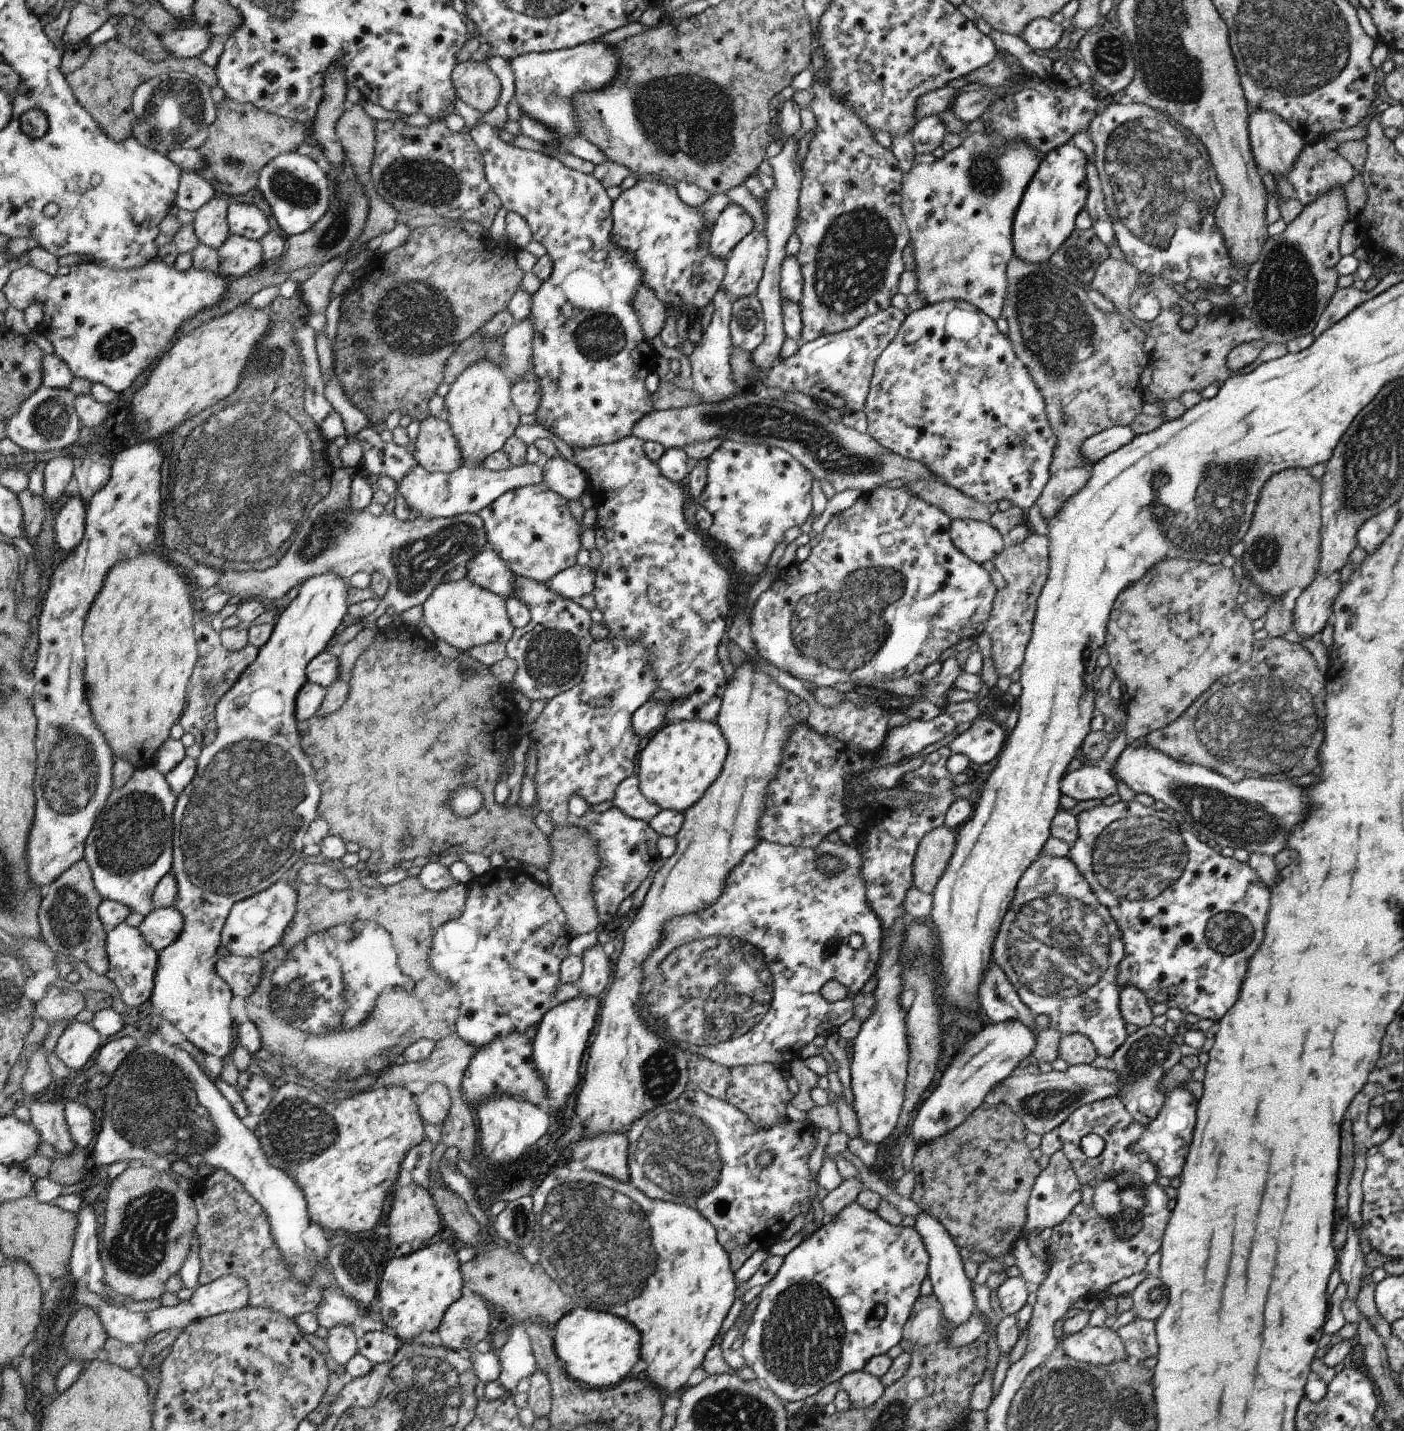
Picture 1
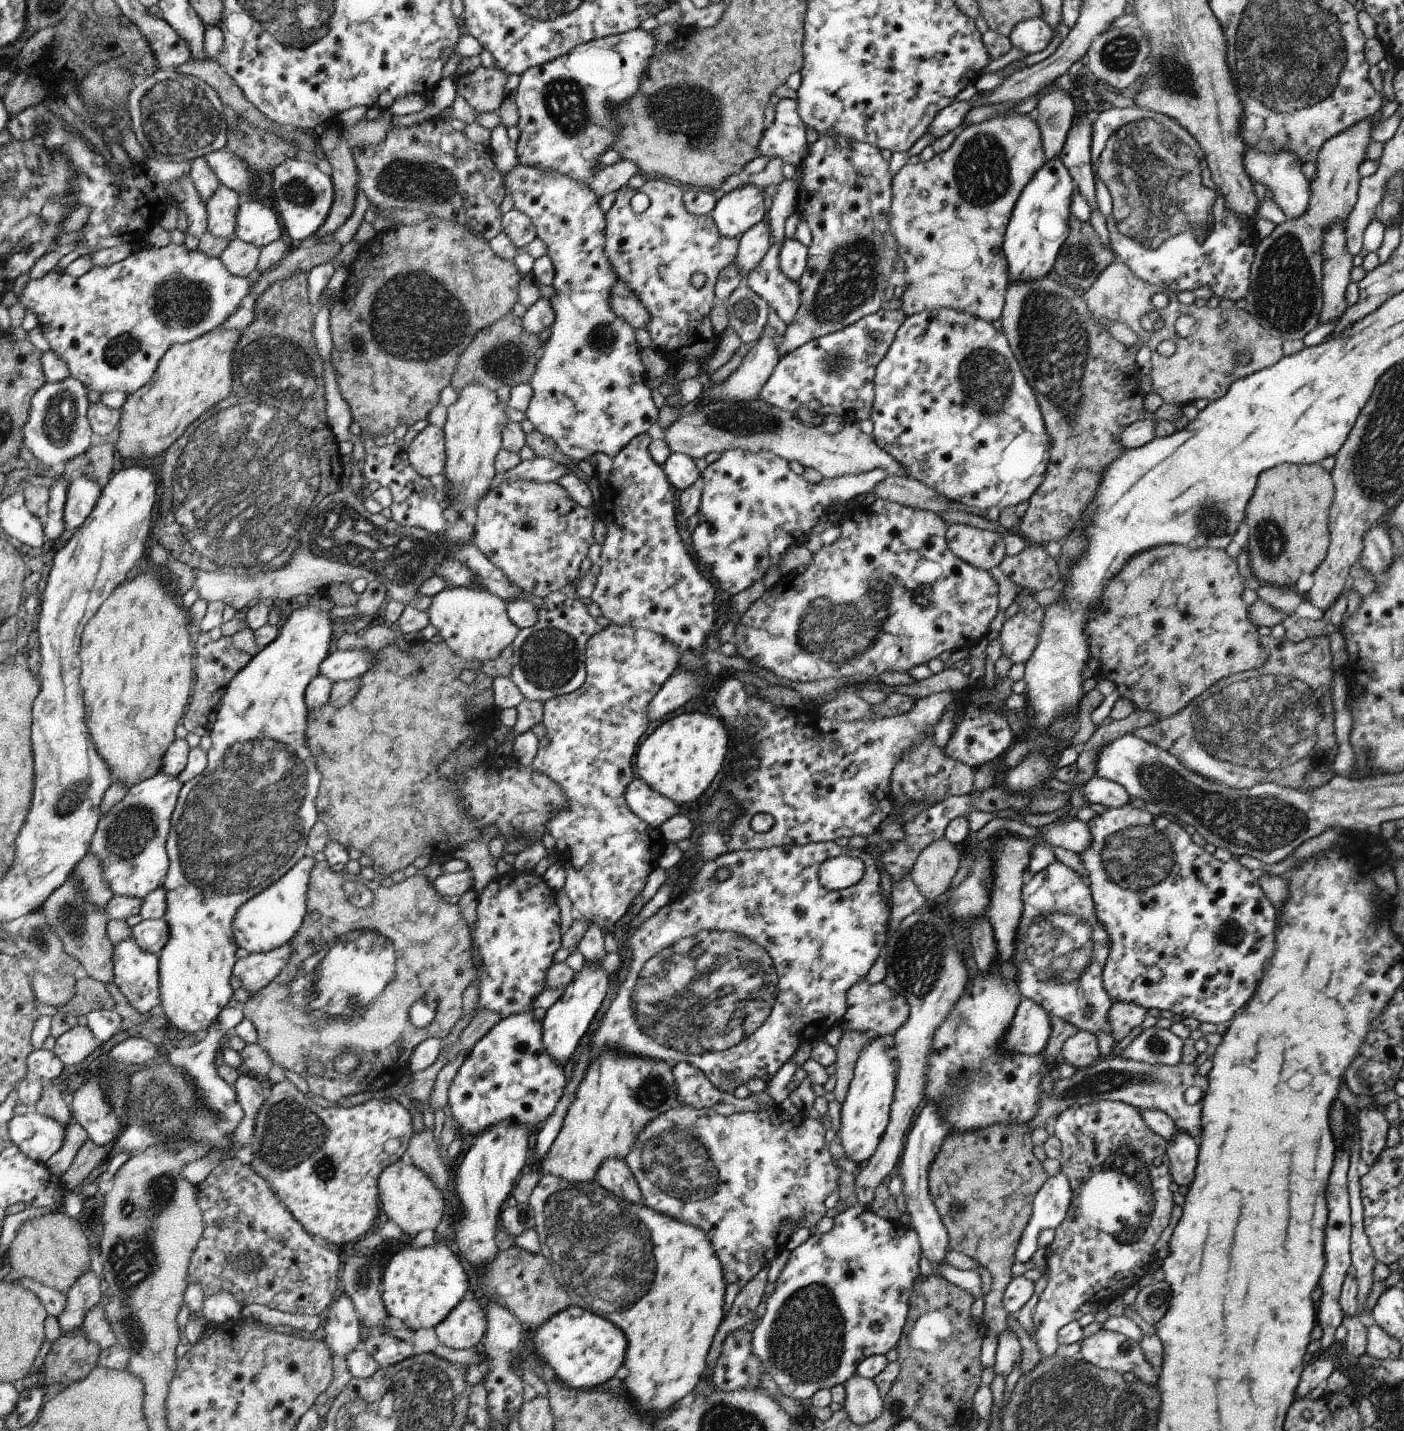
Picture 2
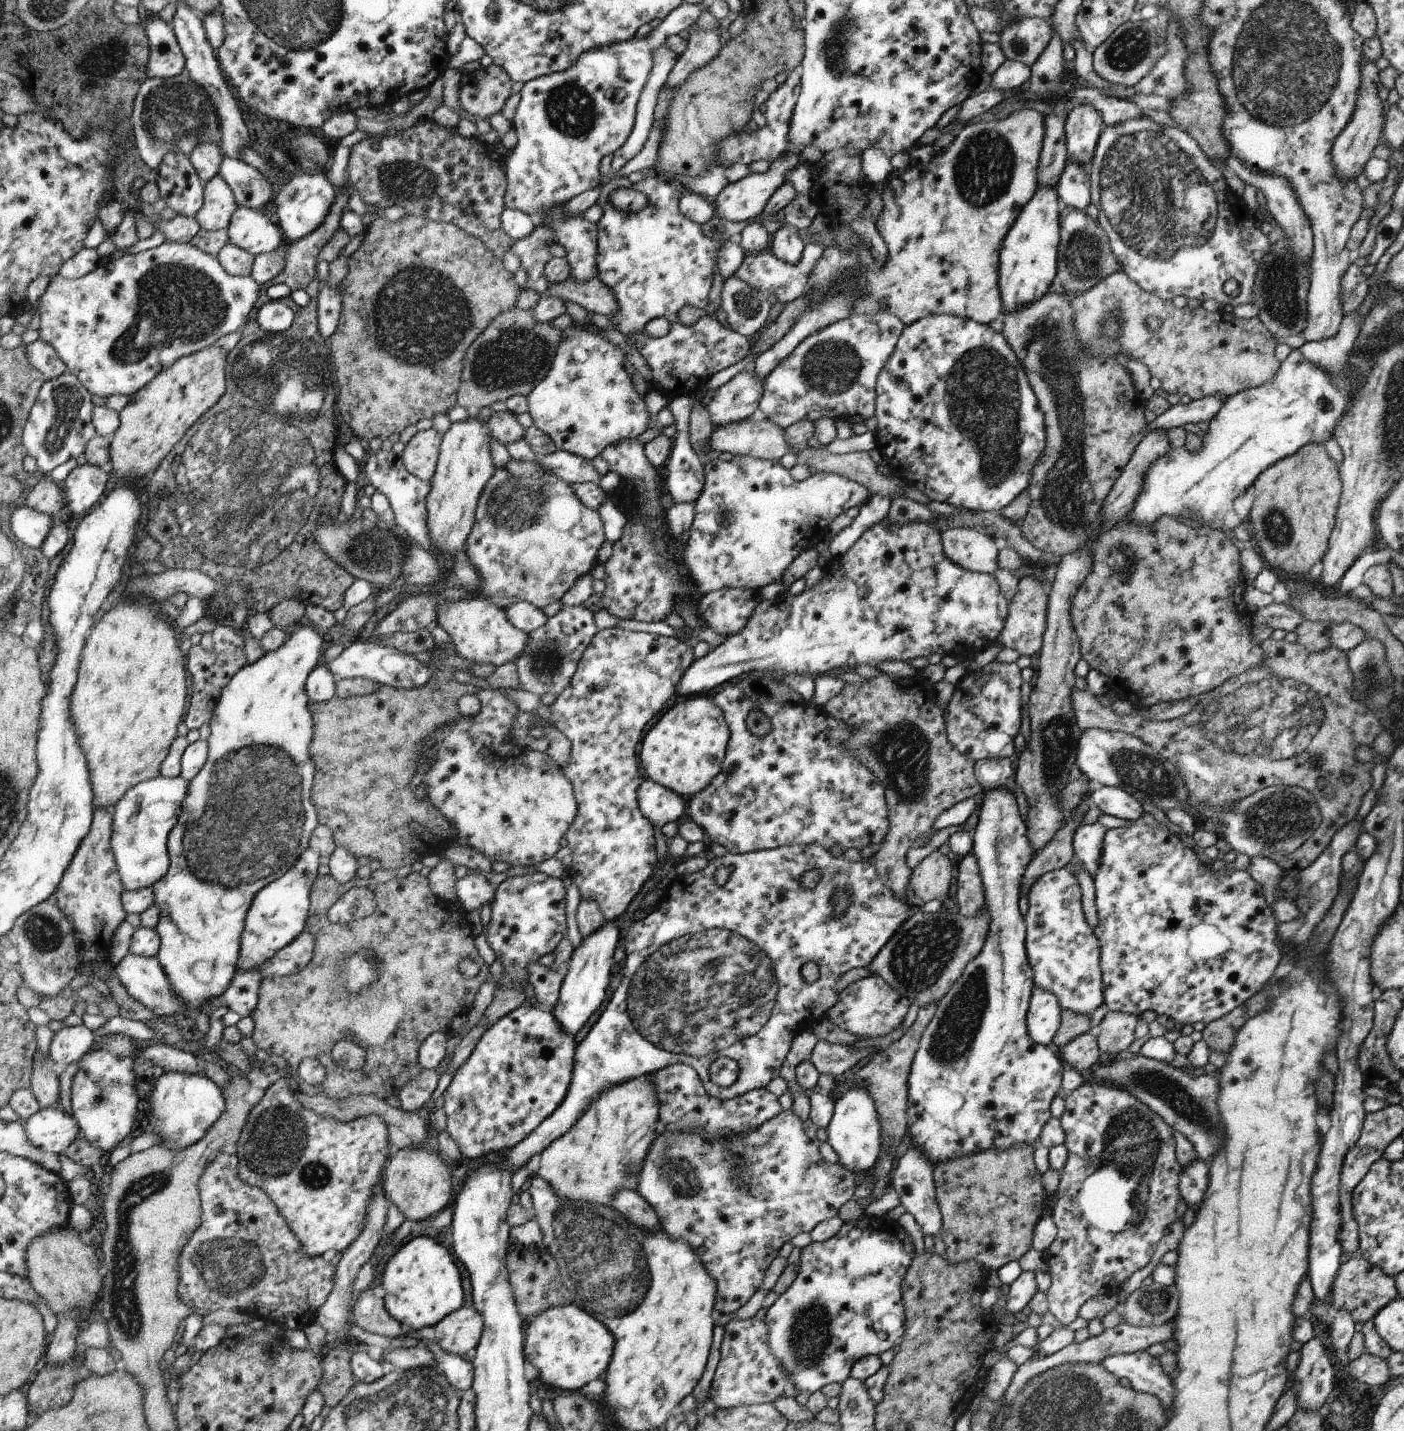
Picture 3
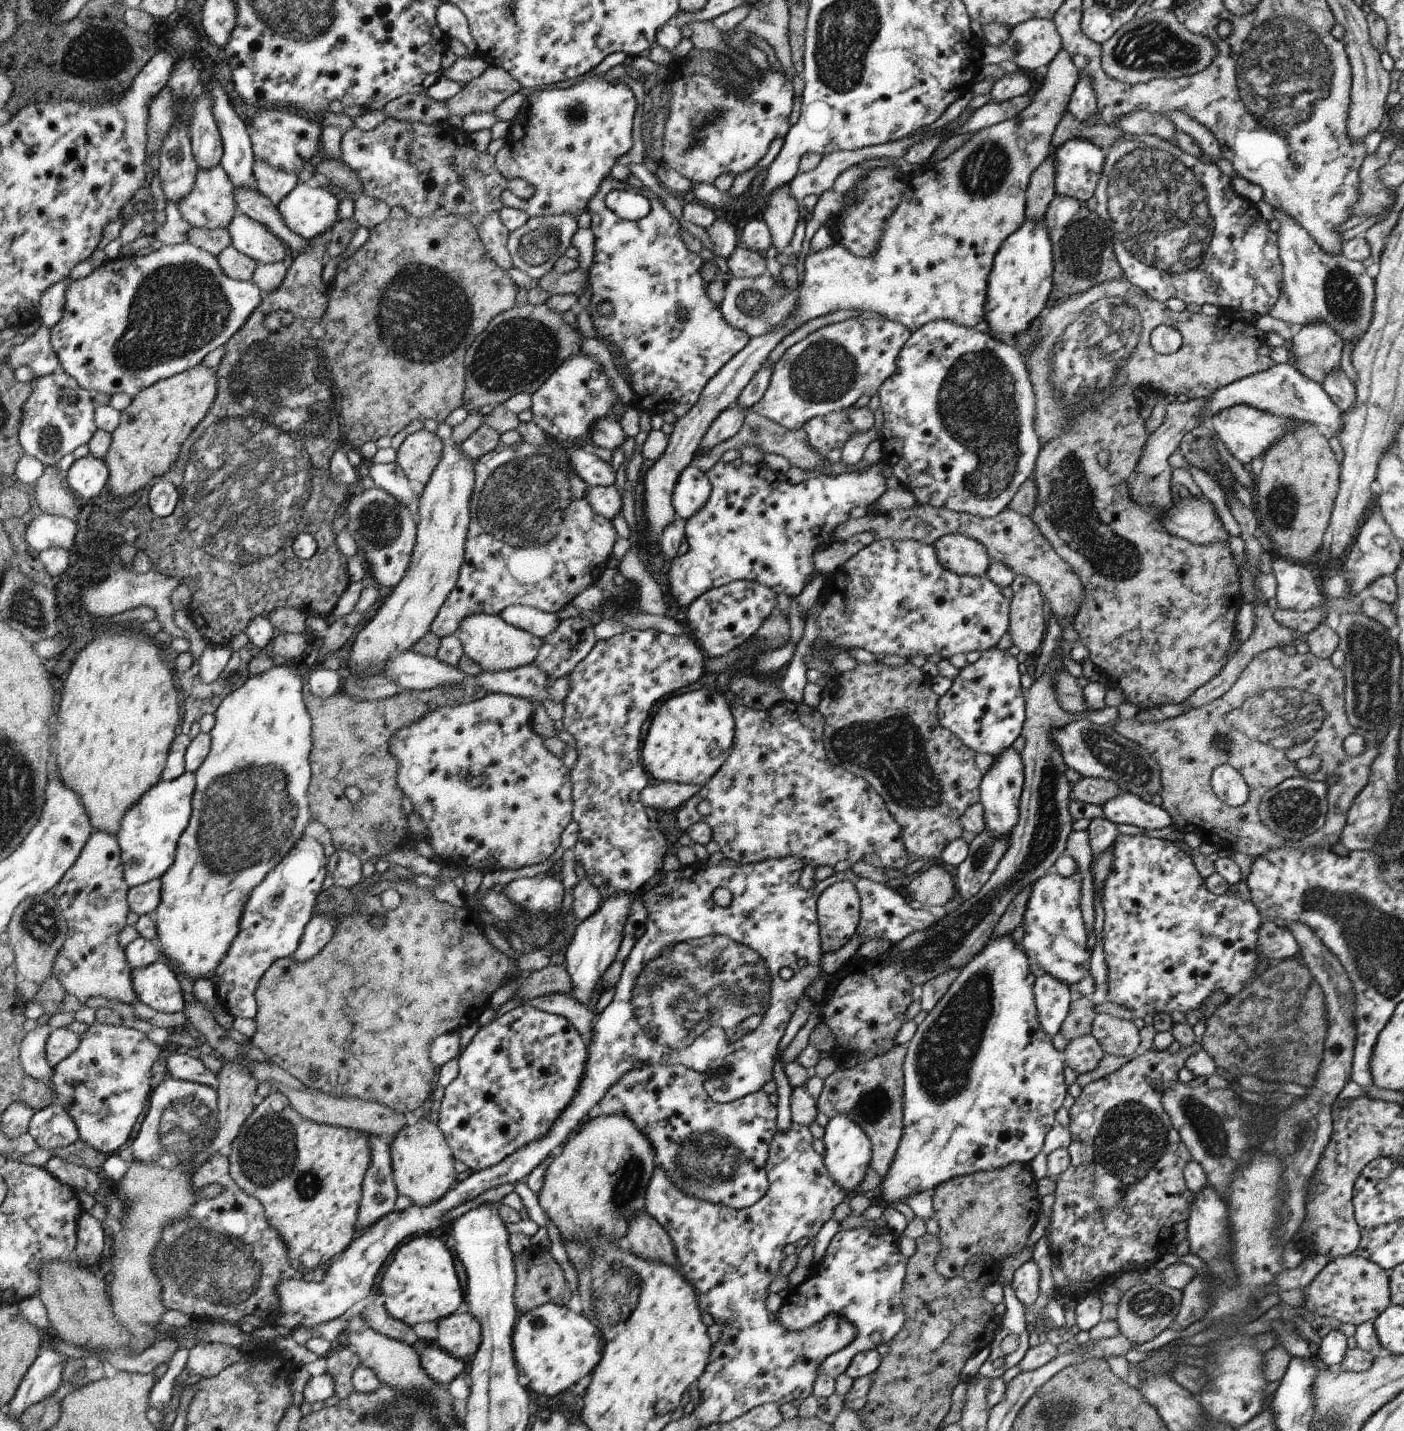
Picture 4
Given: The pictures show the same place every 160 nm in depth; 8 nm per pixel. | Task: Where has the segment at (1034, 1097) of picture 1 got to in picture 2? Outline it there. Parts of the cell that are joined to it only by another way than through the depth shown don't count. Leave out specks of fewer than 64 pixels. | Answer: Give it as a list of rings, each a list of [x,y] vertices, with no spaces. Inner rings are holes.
[[[1120,1055],[1100,1058],[1098,1062],[1084,1069],[1077,1069],[1077,1073],[1069,1079],[1062,1079],[1054,1084],[1050,1093],[1041,1095],[1035,1118],[1028,1124],[1030,1130],[1036,1127],[1046,1127],[1054,1122],[1059,1114],[1069,1106],[1082,1106],[1101,1100],[1122,1101],[1138,1107],[1141,1111],[1159,1110],[1169,1114],[1178,1130],[1188,1133],[1194,1140],[1198,1138],[1198,1126],[1202,1118],[1202,1101],[1190,1105],[1184,1099],[1184,1092],[1192,1086],[1198,1086],[1203,1094],[1209,1085],[1208,1076],[1197,1073],[1197,1066],[1186,1063],[1175,1065],[1150,1064],[1124,1058]]]

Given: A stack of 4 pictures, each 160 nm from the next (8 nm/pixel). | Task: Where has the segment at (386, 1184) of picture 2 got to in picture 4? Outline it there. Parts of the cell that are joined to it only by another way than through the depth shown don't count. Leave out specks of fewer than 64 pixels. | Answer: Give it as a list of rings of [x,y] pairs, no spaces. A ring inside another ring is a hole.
[[[429,1117],[414,1125],[404,1125],[390,1143],[394,1182],[400,1195],[408,1196],[414,1205],[425,1207],[442,1200],[456,1182],[454,1156],[441,1127]]]

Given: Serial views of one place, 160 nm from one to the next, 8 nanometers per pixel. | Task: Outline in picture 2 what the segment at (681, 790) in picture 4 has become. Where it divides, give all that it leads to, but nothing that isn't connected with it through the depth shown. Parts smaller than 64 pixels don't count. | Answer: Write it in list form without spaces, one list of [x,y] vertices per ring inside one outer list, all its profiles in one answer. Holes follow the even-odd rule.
[[[640,778],[629,784],[625,798],[634,814],[644,819],[651,827],[658,828],[664,821],[680,812],[680,806],[676,802],[658,794]]]

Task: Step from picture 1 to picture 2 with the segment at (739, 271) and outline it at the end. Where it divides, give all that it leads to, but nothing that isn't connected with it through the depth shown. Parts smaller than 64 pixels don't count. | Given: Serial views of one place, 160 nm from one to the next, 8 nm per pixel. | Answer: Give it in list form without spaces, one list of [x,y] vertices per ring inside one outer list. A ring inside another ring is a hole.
[[[762,219],[741,234],[737,250],[737,265],[745,276],[760,262],[772,246],[772,228]]]

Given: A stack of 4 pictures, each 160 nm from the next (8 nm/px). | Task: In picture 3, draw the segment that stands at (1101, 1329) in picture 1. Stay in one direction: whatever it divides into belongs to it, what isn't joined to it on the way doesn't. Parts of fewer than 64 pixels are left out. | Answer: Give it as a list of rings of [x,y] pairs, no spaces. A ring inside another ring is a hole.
[[[1146,1350],[1115,1354],[1105,1358],[1102,1364],[1119,1379],[1128,1378],[1134,1390],[1155,1396],[1166,1410],[1172,1408],[1174,1386],[1163,1371],[1160,1361]]]

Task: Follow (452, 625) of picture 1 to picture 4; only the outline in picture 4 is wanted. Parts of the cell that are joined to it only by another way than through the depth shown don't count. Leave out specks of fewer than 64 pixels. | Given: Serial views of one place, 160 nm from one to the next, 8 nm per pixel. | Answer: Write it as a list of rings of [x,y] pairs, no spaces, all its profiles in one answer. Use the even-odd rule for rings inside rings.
[[[475,614],[466,618],[456,633],[461,640],[464,654],[479,664],[483,671],[496,672],[532,665],[543,646],[540,637],[510,625],[500,614]]]

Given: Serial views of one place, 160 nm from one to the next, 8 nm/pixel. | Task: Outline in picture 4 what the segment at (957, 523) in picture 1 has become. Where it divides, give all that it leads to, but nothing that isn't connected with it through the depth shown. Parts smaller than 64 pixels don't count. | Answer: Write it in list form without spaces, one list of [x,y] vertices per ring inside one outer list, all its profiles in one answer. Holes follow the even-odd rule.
[[[961,534],[939,538],[934,544],[938,562],[951,573],[982,577],[991,565],[987,548]]]

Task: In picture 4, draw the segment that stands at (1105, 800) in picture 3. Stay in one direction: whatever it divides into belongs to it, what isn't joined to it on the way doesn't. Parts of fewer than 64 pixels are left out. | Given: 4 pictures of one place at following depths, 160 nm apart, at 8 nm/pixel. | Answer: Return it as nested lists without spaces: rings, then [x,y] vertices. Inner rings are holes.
[[[1120,793],[1102,806],[1104,816],[1116,824],[1134,824],[1143,830],[1160,830],[1173,824],[1172,817],[1158,805],[1132,793]]]

